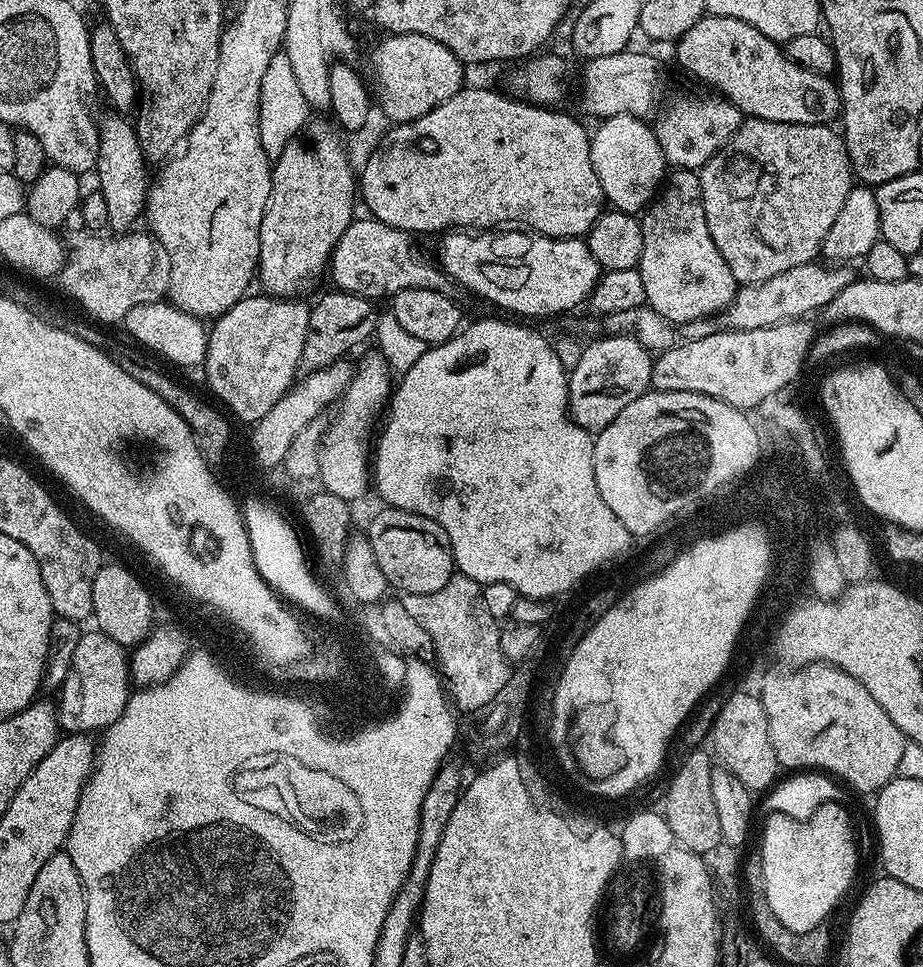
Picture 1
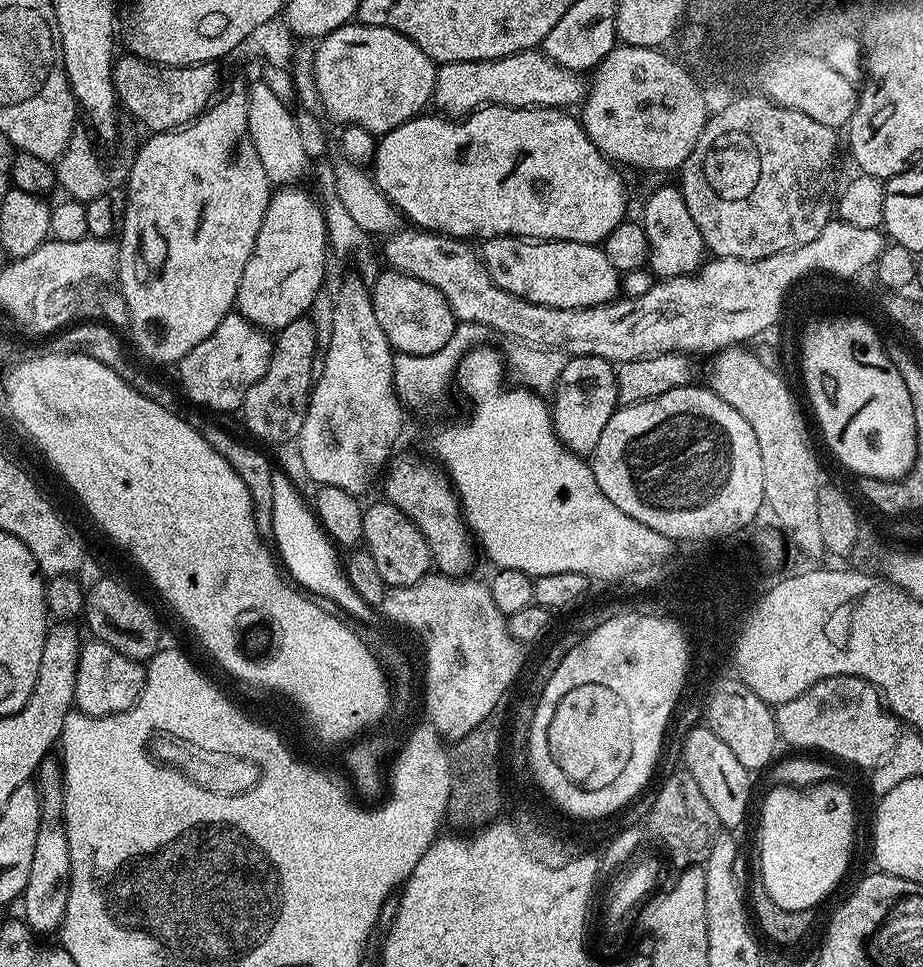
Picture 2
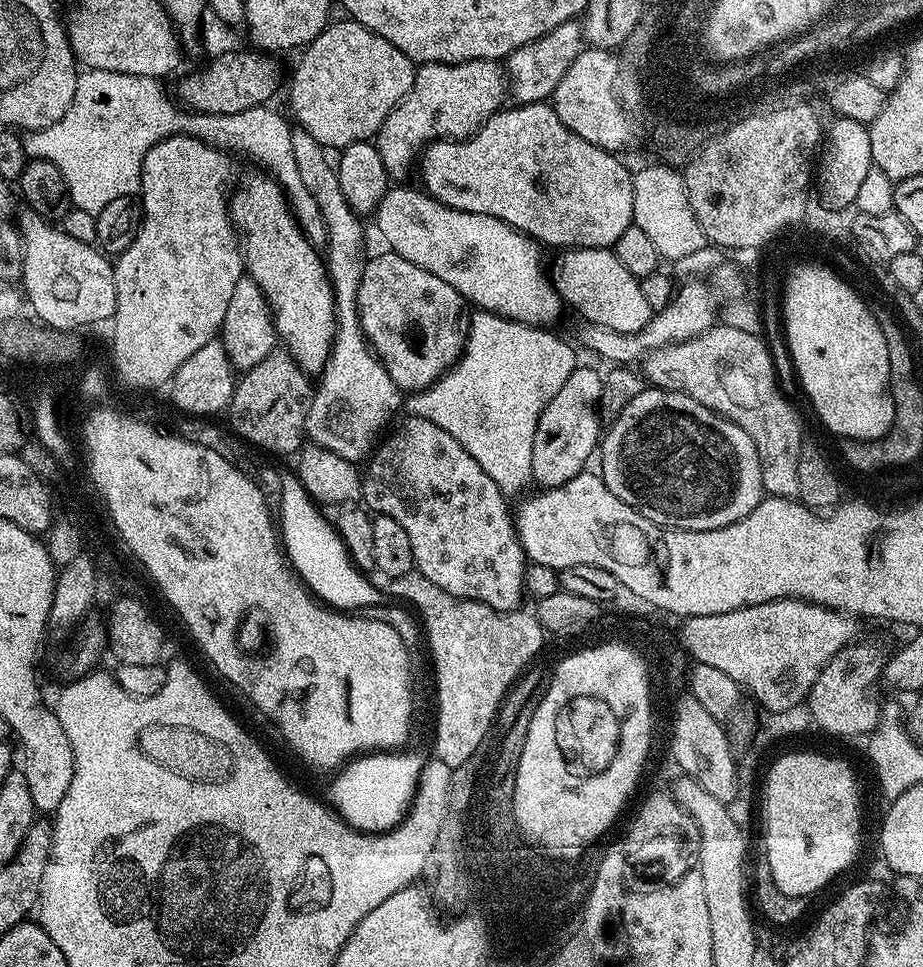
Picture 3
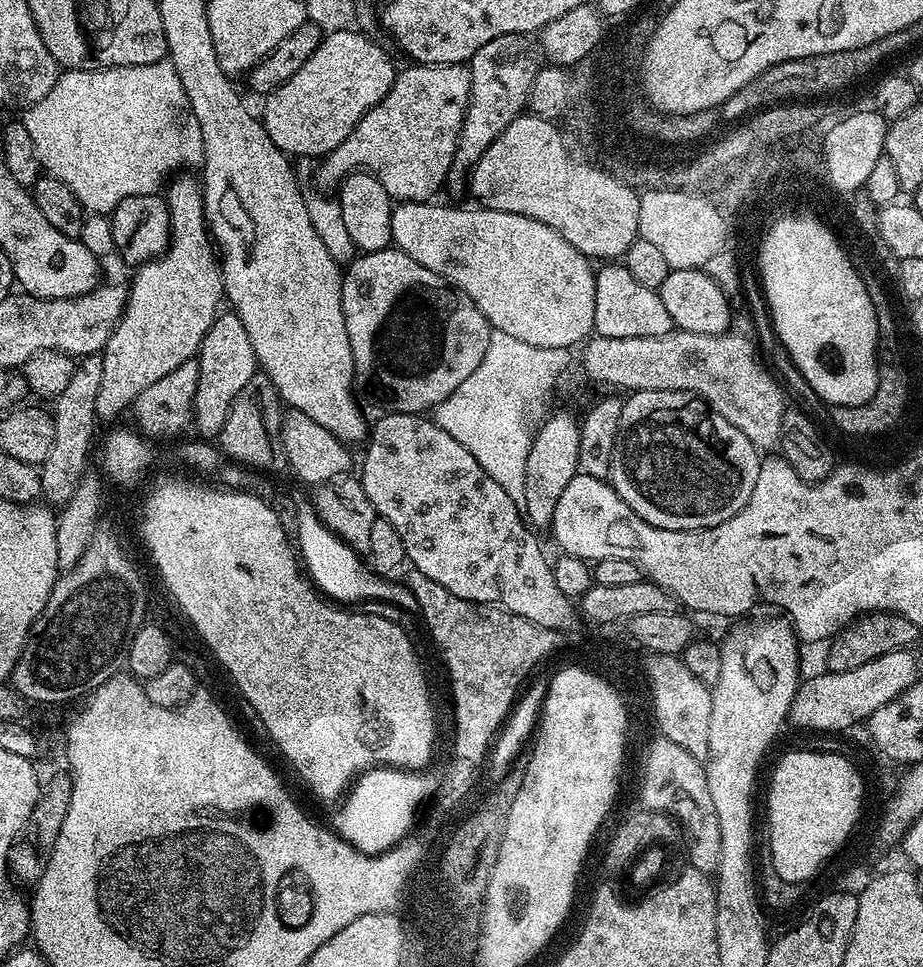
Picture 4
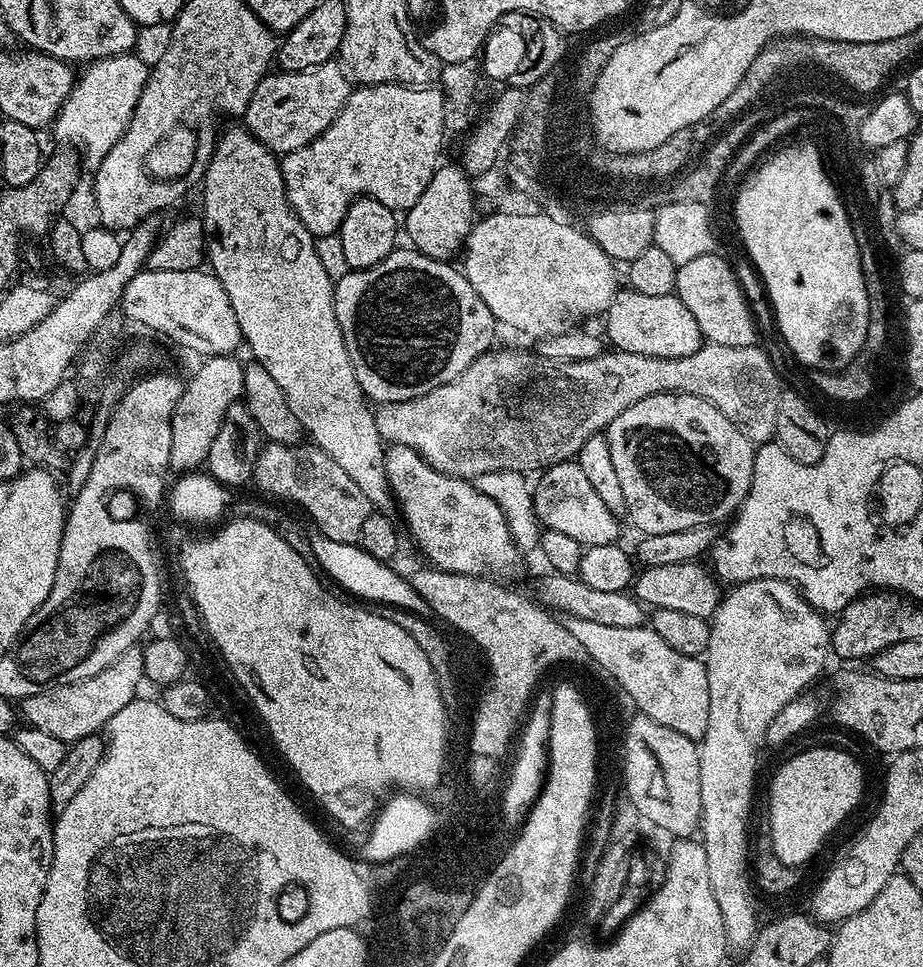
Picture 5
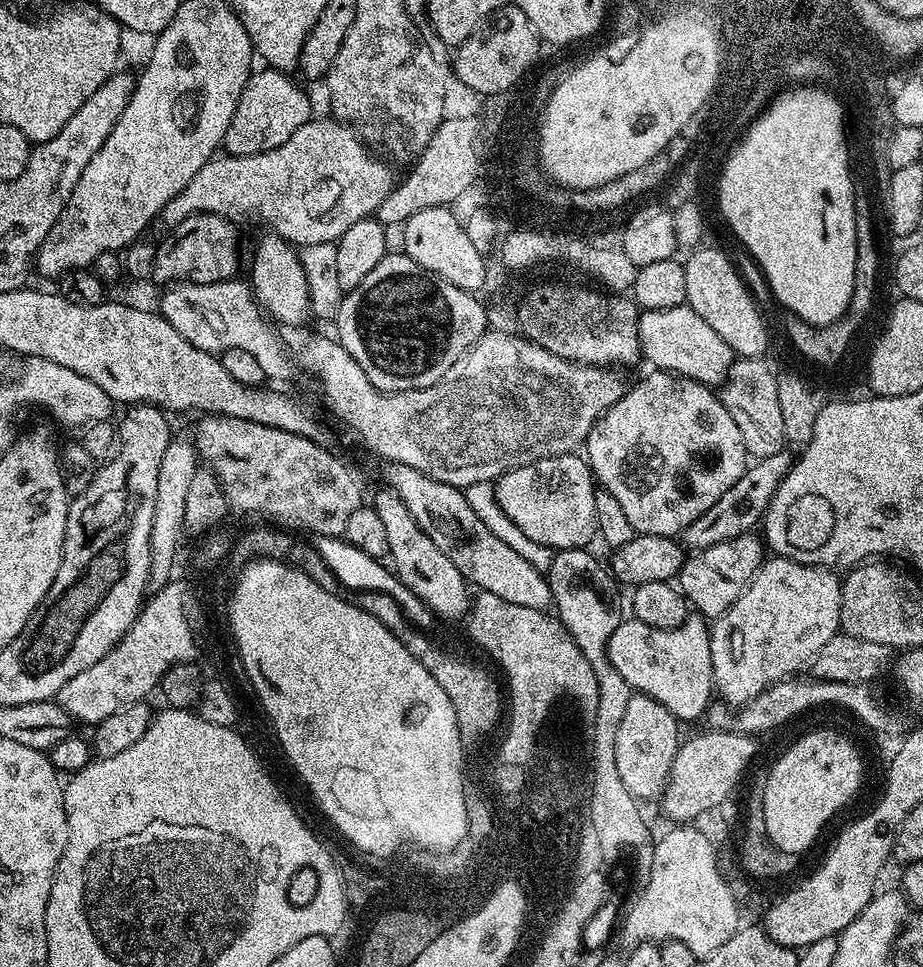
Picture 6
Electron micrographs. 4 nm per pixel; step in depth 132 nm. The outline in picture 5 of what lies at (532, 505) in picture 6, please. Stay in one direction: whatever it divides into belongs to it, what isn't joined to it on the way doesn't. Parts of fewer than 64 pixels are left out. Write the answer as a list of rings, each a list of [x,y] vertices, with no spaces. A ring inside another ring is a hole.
[[[564,460],[543,469],[540,478],[531,489],[533,510],[539,523],[547,531],[566,534],[574,538],[574,542],[587,547],[606,546],[621,539],[621,521],[610,514],[610,510],[606,510],[606,502],[602,502],[602,498],[598,498],[597,492],[590,487],[586,474],[582,474],[582,466],[572,460]]]

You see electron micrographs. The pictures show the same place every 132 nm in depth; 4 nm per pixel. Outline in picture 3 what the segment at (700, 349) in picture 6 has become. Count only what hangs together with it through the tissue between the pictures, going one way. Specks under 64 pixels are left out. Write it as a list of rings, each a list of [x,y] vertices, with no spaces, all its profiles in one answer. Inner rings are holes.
[[[573,248],[565,251],[556,268],[554,287],[561,301],[577,308],[588,324],[597,324],[622,334],[642,330],[652,321],[654,310],[642,294],[639,279],[622,262],[618,262],[615,251],[607,248]]]

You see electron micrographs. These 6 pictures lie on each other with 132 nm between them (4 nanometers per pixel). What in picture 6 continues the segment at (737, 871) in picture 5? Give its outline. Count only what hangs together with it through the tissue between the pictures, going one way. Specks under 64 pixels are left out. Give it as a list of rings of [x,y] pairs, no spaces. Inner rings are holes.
[[[773,555],[761,564],[741,596],[723,614],[715,617],[710,628],[712,679],[719,699],[729,706],[749,704],[770,685],[789,679],[807,664],[809,667],[822,646],[826,646],[826,642],[830,642],[830,638],[840,632],[841,583],[841,577],[833,569],[799,564],[787,556]]]

